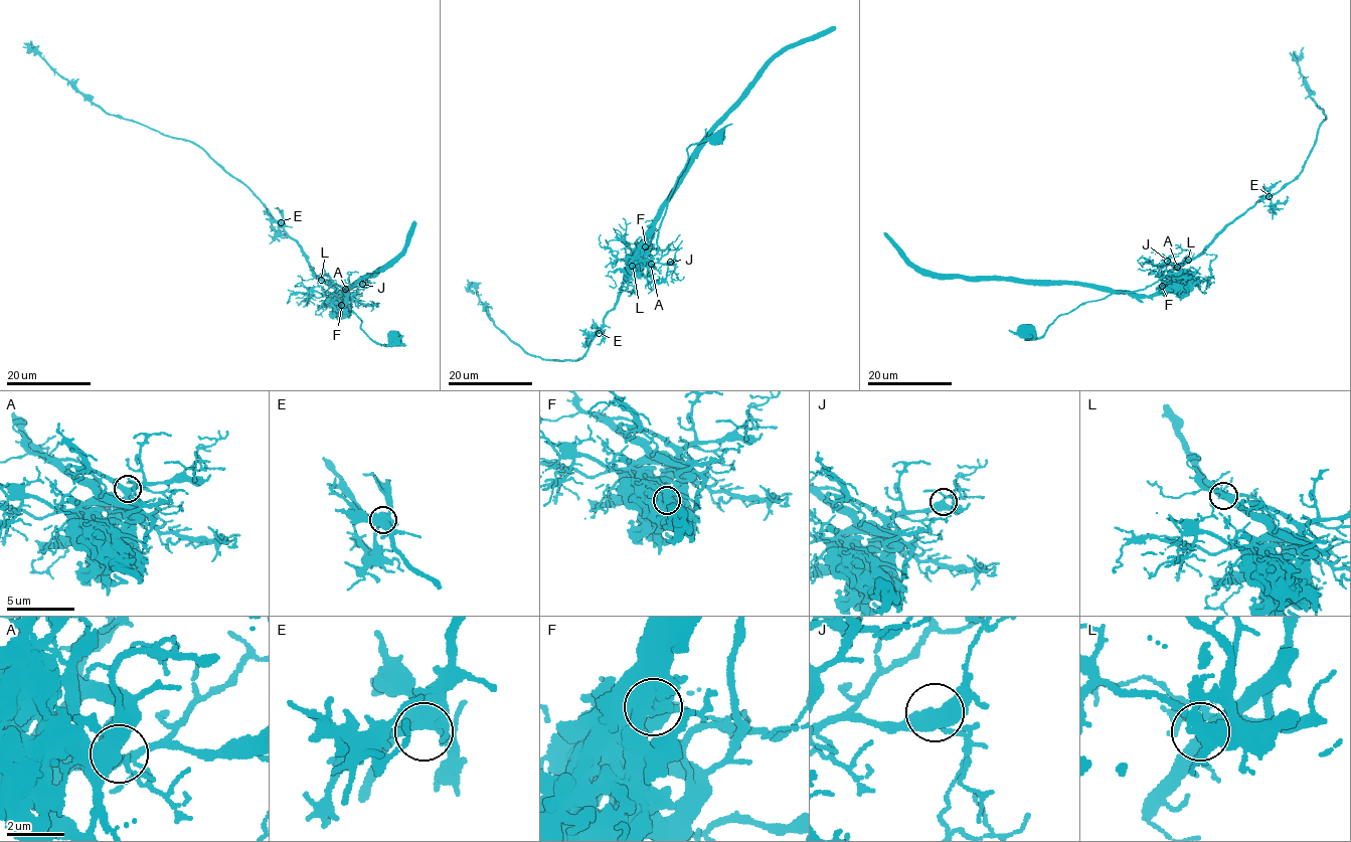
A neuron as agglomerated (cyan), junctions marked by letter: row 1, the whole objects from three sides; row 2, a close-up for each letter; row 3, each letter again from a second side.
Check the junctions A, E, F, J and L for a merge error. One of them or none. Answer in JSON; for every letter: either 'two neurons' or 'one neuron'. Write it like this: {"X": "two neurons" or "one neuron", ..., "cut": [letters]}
{"A": "one neuron", "E": "one neuron", "F": "two neurons", "J": "one neuron", "L": "one neuron", "cut": ["F"]}

